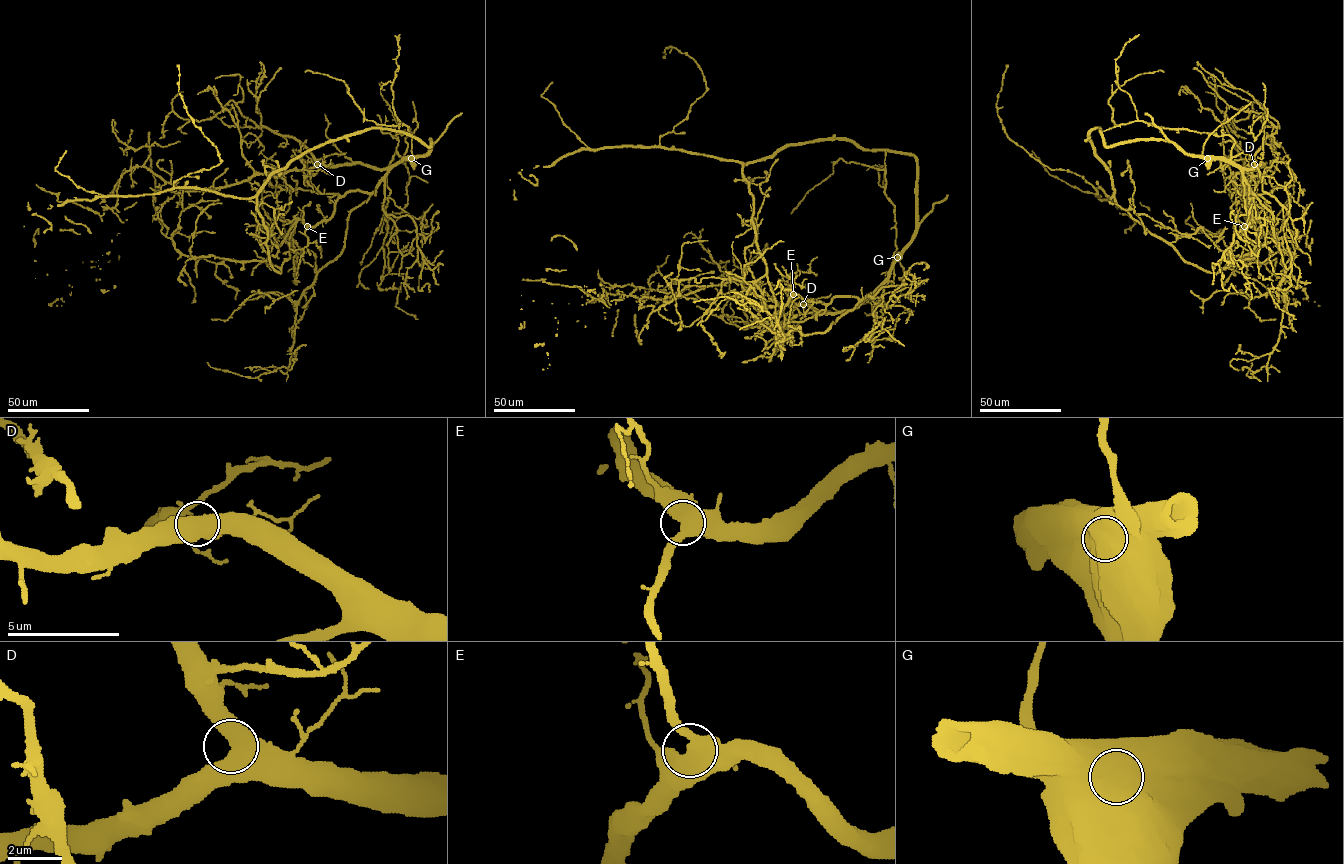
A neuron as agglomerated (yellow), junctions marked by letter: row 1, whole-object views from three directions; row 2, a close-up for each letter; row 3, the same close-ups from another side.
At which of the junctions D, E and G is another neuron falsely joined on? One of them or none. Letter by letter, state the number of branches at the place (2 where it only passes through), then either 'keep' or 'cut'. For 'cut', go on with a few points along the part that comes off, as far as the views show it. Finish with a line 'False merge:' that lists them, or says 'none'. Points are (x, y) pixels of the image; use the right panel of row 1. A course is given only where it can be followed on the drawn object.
D: branches 2; keep
E: branches 2; keep
G: branches 2; cut; course (1207, 158), (1202, 152), (1208, 136), (1251, 101)
False merge: G

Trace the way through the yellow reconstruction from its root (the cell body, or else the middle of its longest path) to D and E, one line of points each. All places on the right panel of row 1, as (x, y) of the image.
D: (1207, 162), (1222, 159), (1247, 169), (1262, 165), (1254, 164)
E: (1207, 162), (1226, 160), (1241, 170), (1249, 187), (1249, 192), (1246, 192), (1254, 197), (1252, 218), (1244, 226)

